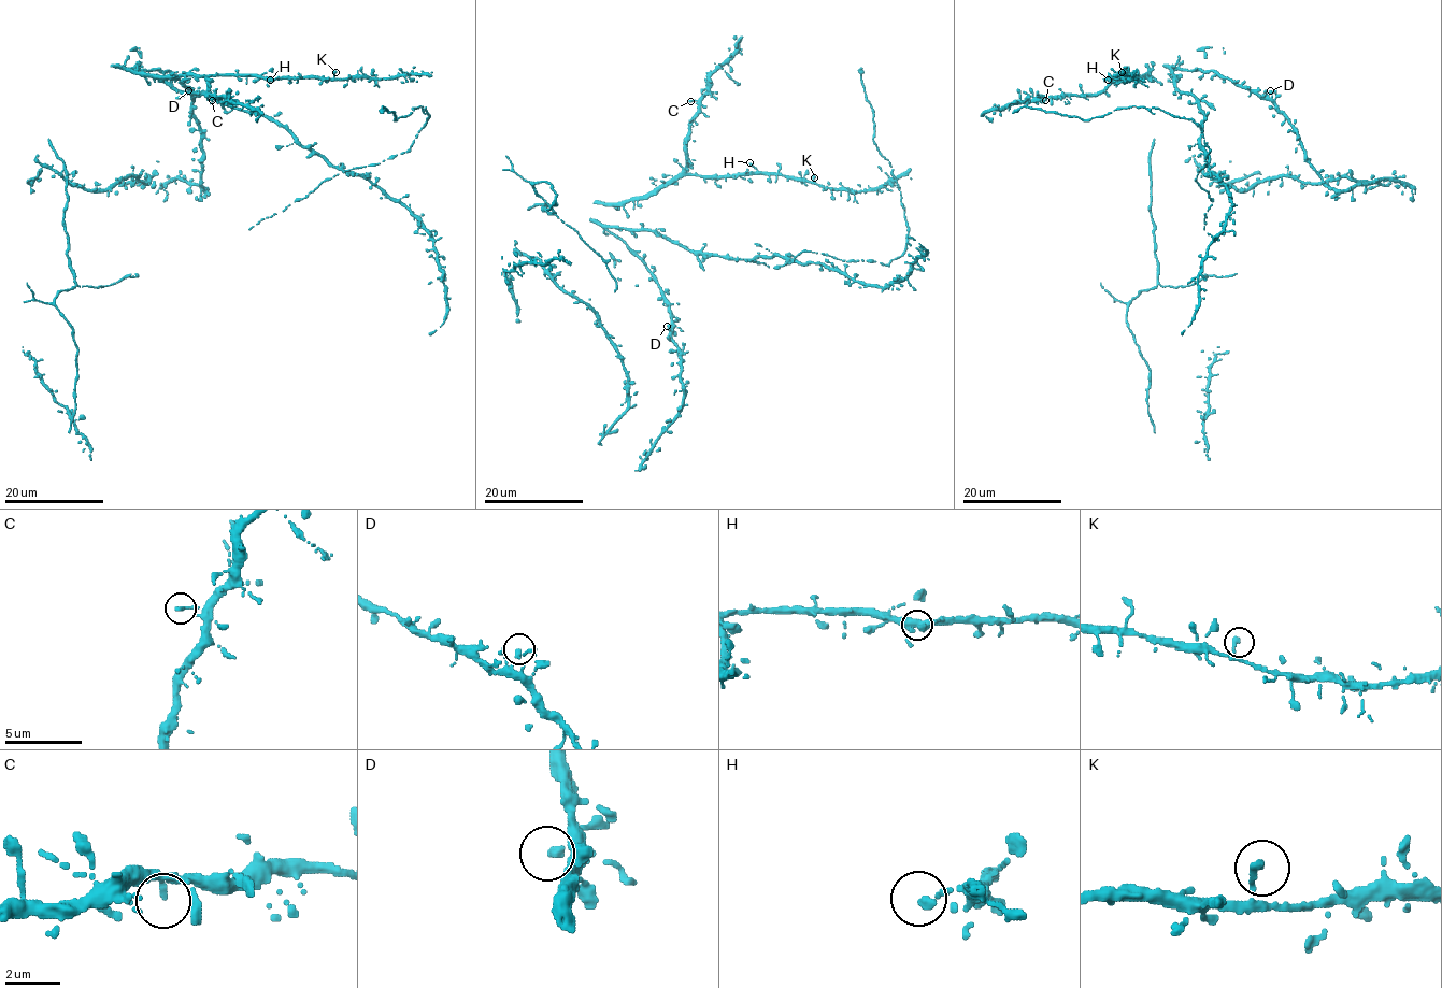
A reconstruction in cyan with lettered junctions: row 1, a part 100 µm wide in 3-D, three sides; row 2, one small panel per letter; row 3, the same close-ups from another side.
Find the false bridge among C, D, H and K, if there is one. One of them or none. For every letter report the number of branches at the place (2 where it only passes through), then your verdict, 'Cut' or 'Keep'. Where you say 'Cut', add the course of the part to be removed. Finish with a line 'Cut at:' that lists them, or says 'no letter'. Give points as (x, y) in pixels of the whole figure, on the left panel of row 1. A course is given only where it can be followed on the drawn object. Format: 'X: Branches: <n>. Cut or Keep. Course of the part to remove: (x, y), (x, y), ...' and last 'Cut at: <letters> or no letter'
C: Branches: 1. Keep
D: Branches: 1. Keep
H: Branches: 1. Keep
K: Branches: 1. Keep
Cut at: no letter

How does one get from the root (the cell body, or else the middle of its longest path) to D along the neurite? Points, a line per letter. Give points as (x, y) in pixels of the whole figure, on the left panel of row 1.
D: (199, 185), (205, 190), (201, 184), (201, 129), (191, 114), (193, 95), (188, 90)

